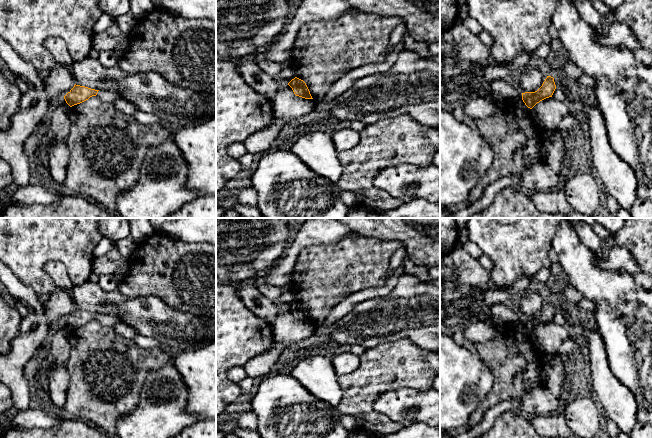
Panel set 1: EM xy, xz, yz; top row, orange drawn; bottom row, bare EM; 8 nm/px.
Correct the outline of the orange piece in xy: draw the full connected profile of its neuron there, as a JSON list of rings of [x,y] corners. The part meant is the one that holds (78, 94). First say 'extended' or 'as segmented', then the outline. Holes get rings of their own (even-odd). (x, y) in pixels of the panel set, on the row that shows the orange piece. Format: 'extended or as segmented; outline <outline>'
extended; outline [[[74,85],[74,87],[64,96],[66,103],[72,107],[88,100],[92,96],[98,96],[107,103],[114,103],[120,98],[119,94],[111,91],[99,91],[85,86]]]

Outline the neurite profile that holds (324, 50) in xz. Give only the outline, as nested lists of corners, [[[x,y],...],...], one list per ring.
[[[358,10],[344,13],[335,20],[307,22],[299,29],[289,67],[295,77],[306,83],[314,101],[322,99],[338,77],[357,67],[384,62],[390,36],[400,22],[405,19]]]

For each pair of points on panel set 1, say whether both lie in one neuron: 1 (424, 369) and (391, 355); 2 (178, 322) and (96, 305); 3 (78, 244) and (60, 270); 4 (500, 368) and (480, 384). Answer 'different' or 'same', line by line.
1: same
2: same
3: different
4: different

